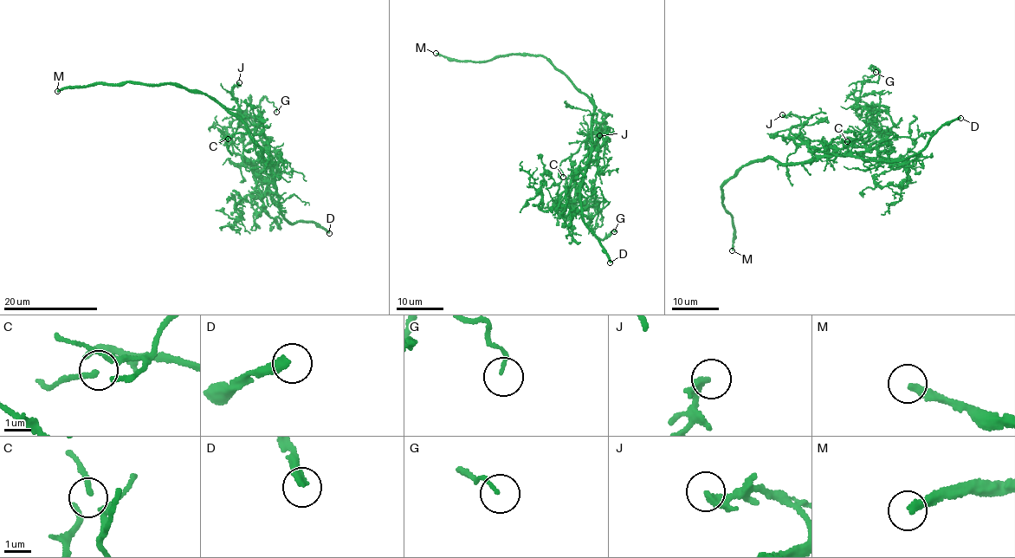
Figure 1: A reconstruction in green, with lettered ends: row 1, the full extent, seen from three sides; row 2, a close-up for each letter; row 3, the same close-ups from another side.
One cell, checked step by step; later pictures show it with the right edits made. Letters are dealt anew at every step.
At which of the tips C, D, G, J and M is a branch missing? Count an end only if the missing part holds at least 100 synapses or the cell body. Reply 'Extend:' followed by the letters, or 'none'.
Extend: D, M

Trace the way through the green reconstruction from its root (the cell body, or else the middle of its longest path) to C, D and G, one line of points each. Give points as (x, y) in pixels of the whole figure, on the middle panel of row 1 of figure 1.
C: (594, 112), (590, 165), (578, 195), (565, 208), (557, 194), (560, 182), (559, 169), (563, 177)
D: (594, 112), (590, 160), (580, 185), (582, 217), (610, 262)
G: (594, 112), (590, 157), (598, 204), (584, 209), (585, 204), (597, 214), (597, 236), (614, 231)

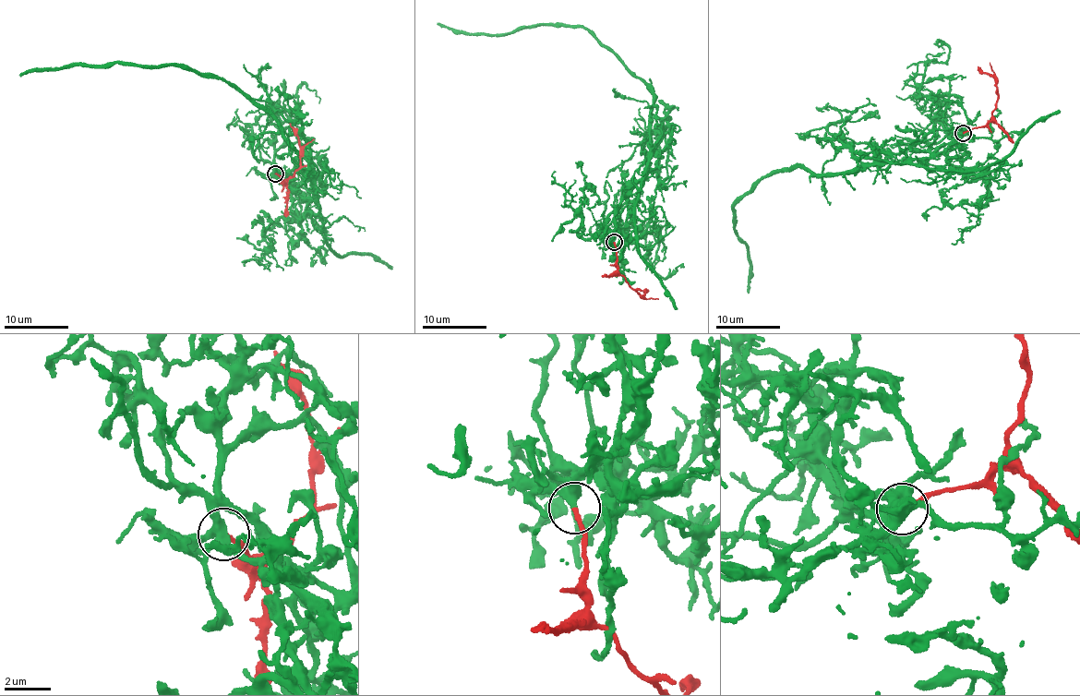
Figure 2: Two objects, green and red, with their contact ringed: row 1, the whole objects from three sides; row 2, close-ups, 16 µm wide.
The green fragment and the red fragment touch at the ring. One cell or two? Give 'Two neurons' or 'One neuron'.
One neuron

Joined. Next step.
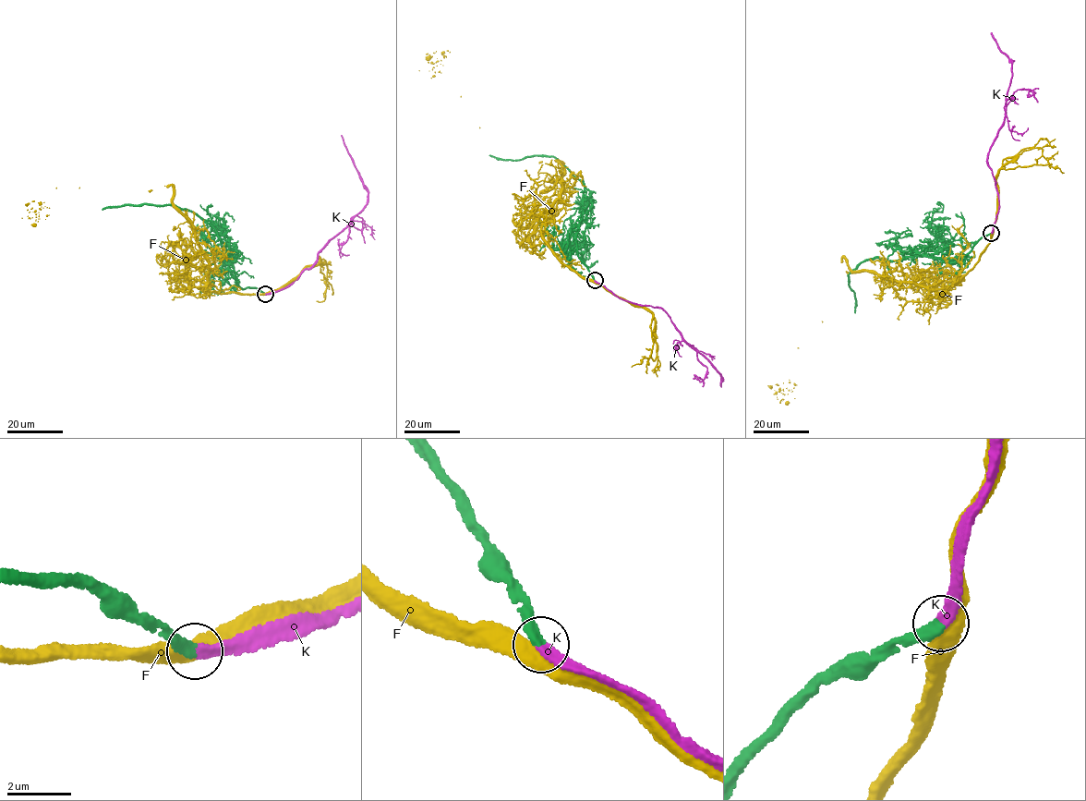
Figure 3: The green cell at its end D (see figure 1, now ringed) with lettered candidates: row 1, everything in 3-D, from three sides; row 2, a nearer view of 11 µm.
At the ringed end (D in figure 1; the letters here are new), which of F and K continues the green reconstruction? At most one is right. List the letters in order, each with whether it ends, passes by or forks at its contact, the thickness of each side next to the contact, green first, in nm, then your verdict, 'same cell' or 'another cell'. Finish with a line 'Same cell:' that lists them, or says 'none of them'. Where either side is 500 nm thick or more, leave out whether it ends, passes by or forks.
F: it passes by; 360 nm thick on the green side, 480 nm on the other; another cell
K: it ends there; 340 nm thick on the green side, 300 nm on the other; same cell
Same cell: K

